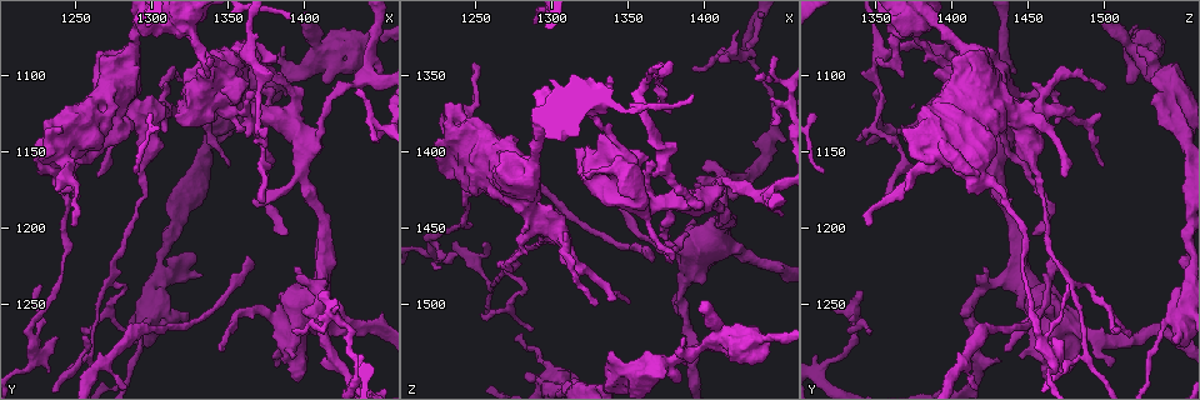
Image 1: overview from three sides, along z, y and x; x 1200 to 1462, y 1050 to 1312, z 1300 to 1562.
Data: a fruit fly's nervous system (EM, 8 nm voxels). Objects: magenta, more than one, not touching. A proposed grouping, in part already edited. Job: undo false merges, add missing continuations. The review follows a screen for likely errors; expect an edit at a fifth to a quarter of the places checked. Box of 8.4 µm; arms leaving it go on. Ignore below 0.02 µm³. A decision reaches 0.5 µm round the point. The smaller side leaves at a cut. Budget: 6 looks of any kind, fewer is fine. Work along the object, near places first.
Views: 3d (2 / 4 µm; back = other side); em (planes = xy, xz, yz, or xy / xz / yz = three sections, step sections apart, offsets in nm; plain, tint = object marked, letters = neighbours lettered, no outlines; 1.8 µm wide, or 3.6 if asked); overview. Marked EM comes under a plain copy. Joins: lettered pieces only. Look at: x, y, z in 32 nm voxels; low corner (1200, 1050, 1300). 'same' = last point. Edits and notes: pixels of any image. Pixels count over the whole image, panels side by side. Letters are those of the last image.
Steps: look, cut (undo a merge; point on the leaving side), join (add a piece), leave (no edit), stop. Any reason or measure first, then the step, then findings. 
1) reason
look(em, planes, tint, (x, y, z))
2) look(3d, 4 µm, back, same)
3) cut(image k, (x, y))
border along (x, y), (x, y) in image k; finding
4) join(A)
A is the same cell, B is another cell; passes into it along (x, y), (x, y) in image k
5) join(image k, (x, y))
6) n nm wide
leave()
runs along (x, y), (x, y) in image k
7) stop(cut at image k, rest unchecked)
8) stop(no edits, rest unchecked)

look(em, xy, step 8, letters, (1434, 1076, 1522))

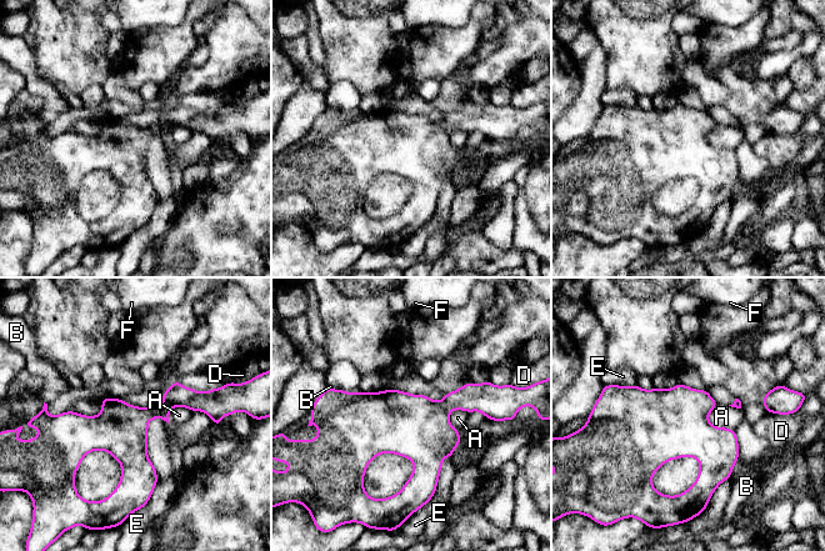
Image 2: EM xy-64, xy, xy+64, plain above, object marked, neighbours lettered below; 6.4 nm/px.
leave()
A, B, D, E and F are other cells; border along (710, 410), (710, 422), (734, 430) in image 2; one neuron here

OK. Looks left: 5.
look(em, yz, step 8, letters, (1394, 1226, 1422))

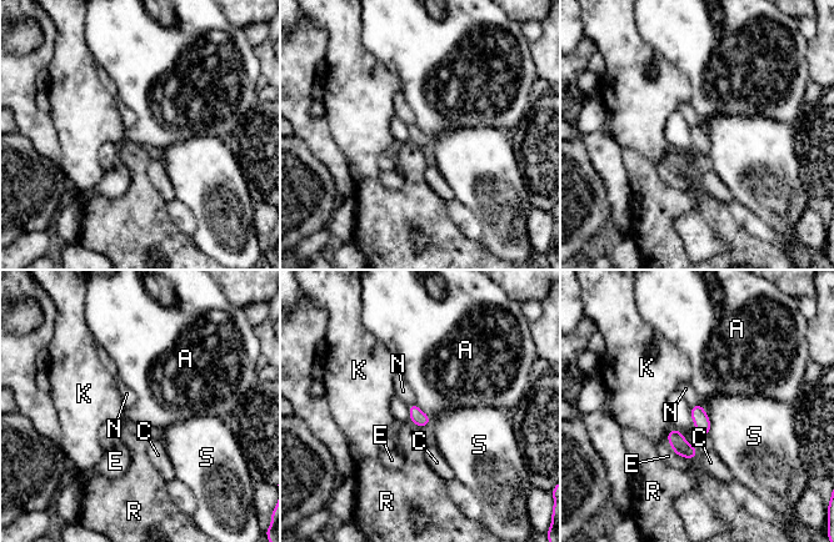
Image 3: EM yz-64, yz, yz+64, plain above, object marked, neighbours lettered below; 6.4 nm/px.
look(em, planes, letters, same)

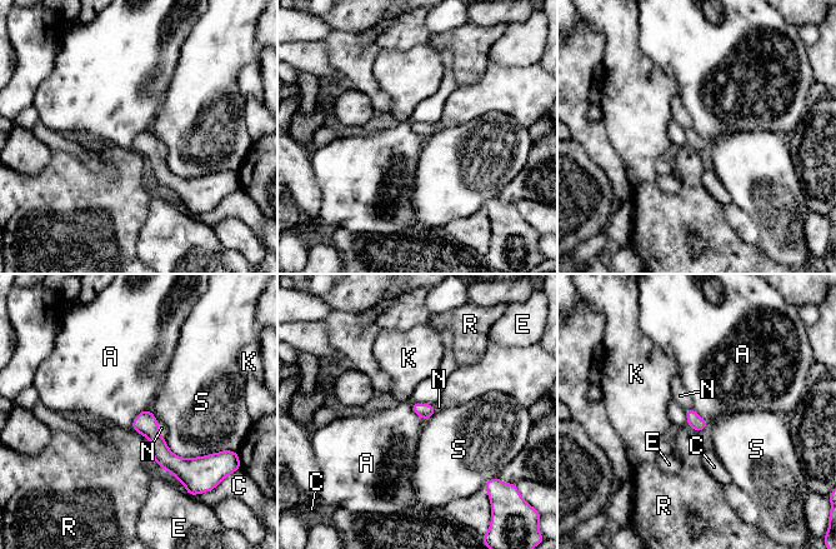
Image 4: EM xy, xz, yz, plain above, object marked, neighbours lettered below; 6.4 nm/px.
leave()
A, C, E, K, N, R and S are other cells; no lettered piece goes on from it

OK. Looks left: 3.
thin end
look(3d, 2 µm, back, (1346, 1278, 1434))

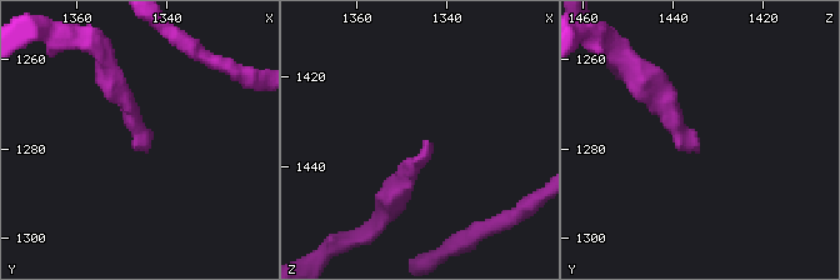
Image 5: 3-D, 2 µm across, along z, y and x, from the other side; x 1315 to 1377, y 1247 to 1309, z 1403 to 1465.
now the EM
look(em, xy, step 8, tint, (1345, 1280, 1435))

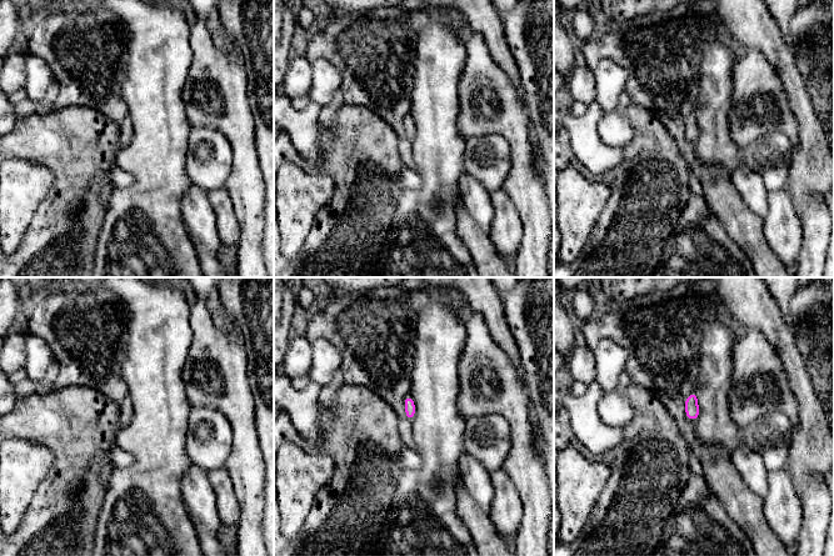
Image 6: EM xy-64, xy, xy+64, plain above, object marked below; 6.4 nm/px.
look(em, planes, letters, same)

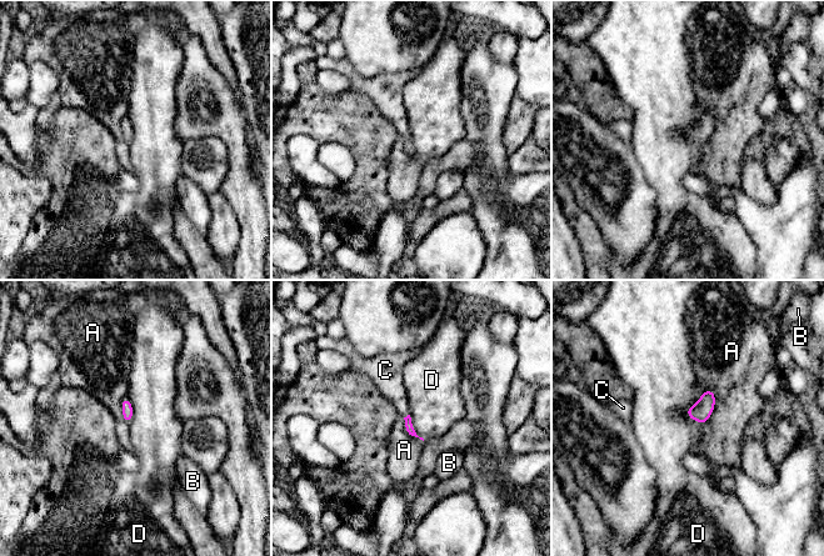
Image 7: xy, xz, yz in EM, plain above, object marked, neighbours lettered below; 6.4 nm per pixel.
A touches over 240 nm
join(C)
C is the same cell, A, B and D are other cells; the neuron continues

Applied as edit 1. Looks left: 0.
stop(join at image 7, rest unchecked)

